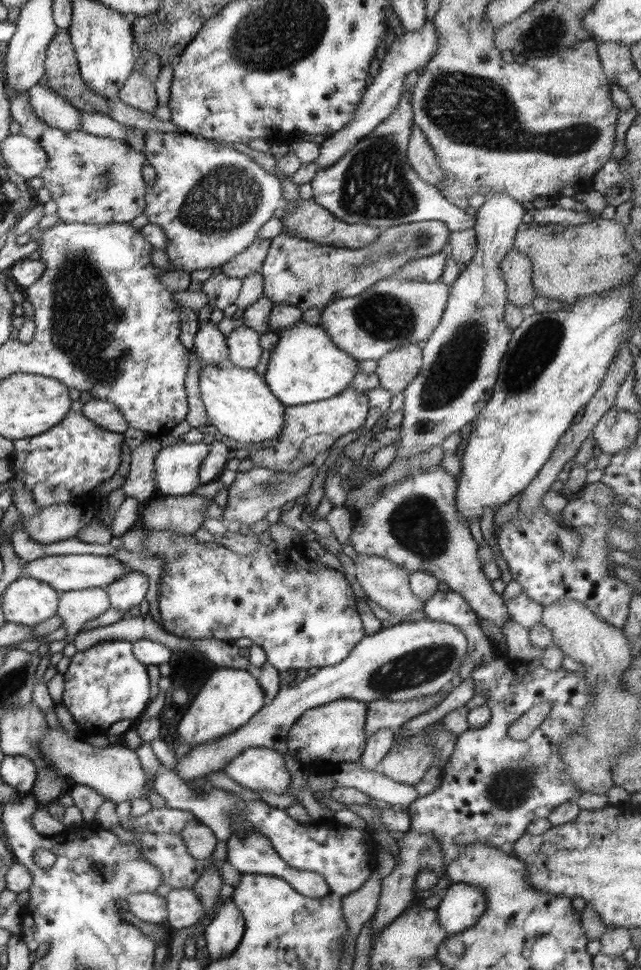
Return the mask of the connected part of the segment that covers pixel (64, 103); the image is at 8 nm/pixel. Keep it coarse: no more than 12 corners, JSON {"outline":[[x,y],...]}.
{"outline":[[47,83],[28,90],[28,102],[49,127],[83,130],[80,113]]}

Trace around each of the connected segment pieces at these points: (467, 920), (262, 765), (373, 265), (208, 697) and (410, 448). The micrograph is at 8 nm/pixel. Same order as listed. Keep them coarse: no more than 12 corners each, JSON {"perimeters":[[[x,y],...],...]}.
{"perimeters":[[[451,882],[435,909],[450,938],[486,909],[480,888]],[[247,748],[223,772],[238,785],[284,794],[292,782],[283,754]],[[446,223],[398,224],[362,249],[283,232],[259,272],[302,313],[442,252]],[[246,670],[210,673],[178,735],[192,748],[245,726],[267,702]],[[489,192],[477,252],[404,389],[396,457],[478,416],[513,330],[500,263],[526,213]]]}

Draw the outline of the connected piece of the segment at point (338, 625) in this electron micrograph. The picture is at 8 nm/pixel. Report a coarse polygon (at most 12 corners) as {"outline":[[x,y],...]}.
{"outline":[[144,528],[160,626],[250,638],[280,673],[365,632],[342,571]]}

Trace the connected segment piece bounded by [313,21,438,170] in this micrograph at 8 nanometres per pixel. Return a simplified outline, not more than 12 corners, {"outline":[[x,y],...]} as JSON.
{"outline":[[432,21],[394,39],[354,118],[320,144],[316,169],[341,160],[386,120],[404,80],[438,46]]}

